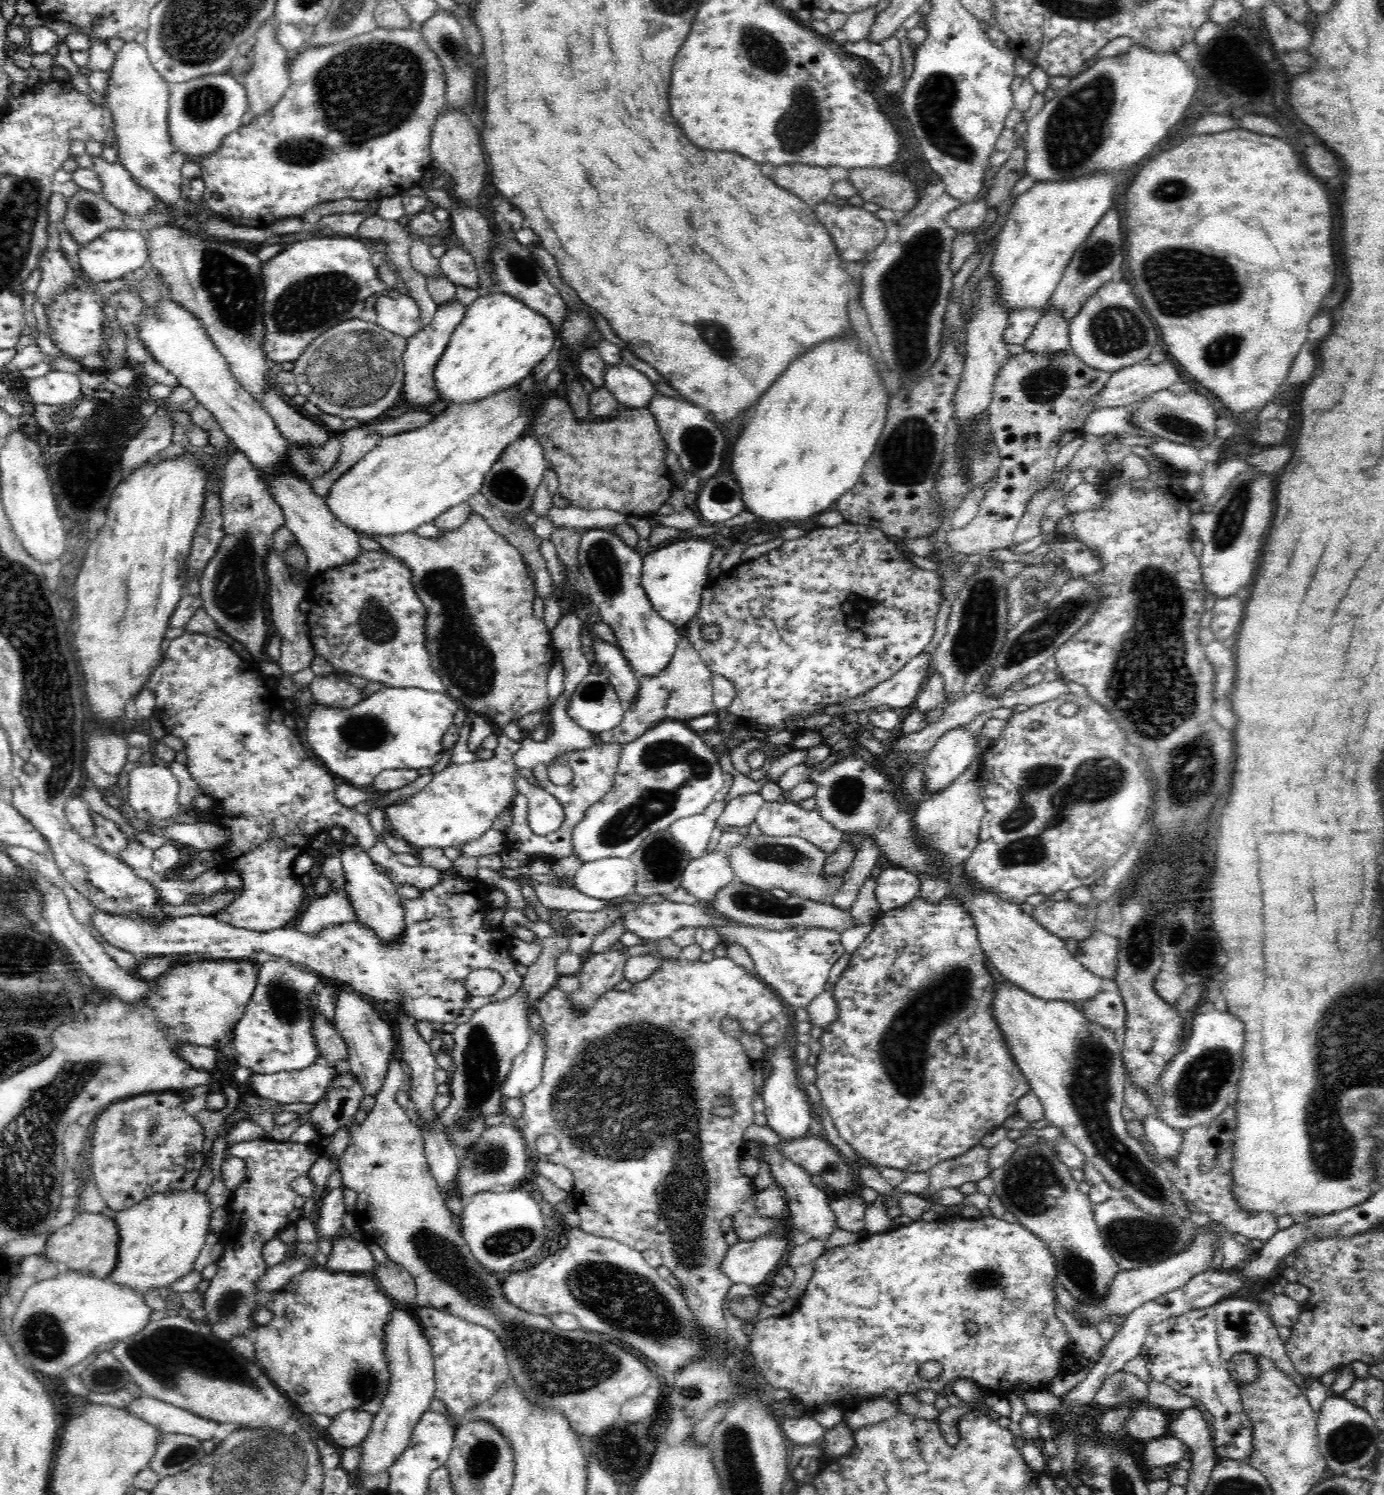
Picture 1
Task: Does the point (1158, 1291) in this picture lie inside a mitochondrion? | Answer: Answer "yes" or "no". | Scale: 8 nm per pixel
no

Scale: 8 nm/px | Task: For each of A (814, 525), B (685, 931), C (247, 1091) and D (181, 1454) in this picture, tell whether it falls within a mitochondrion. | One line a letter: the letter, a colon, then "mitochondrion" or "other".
A: other
B: other
C: other
D: mitochondrion

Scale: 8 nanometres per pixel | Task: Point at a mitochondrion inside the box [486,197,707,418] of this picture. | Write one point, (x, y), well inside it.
(515, 261)

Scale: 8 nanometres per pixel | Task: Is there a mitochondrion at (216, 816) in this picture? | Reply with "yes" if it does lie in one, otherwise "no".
no

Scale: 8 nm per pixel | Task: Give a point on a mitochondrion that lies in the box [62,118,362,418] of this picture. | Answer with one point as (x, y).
(233, 297)

